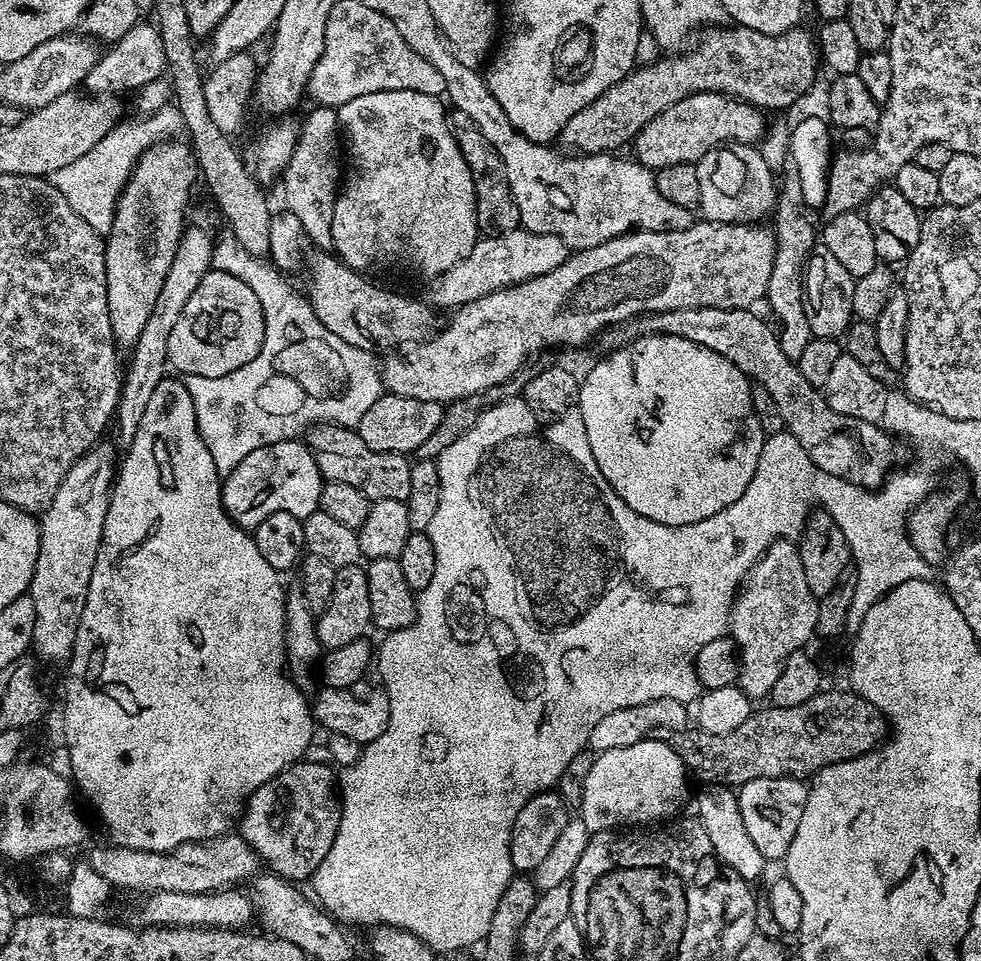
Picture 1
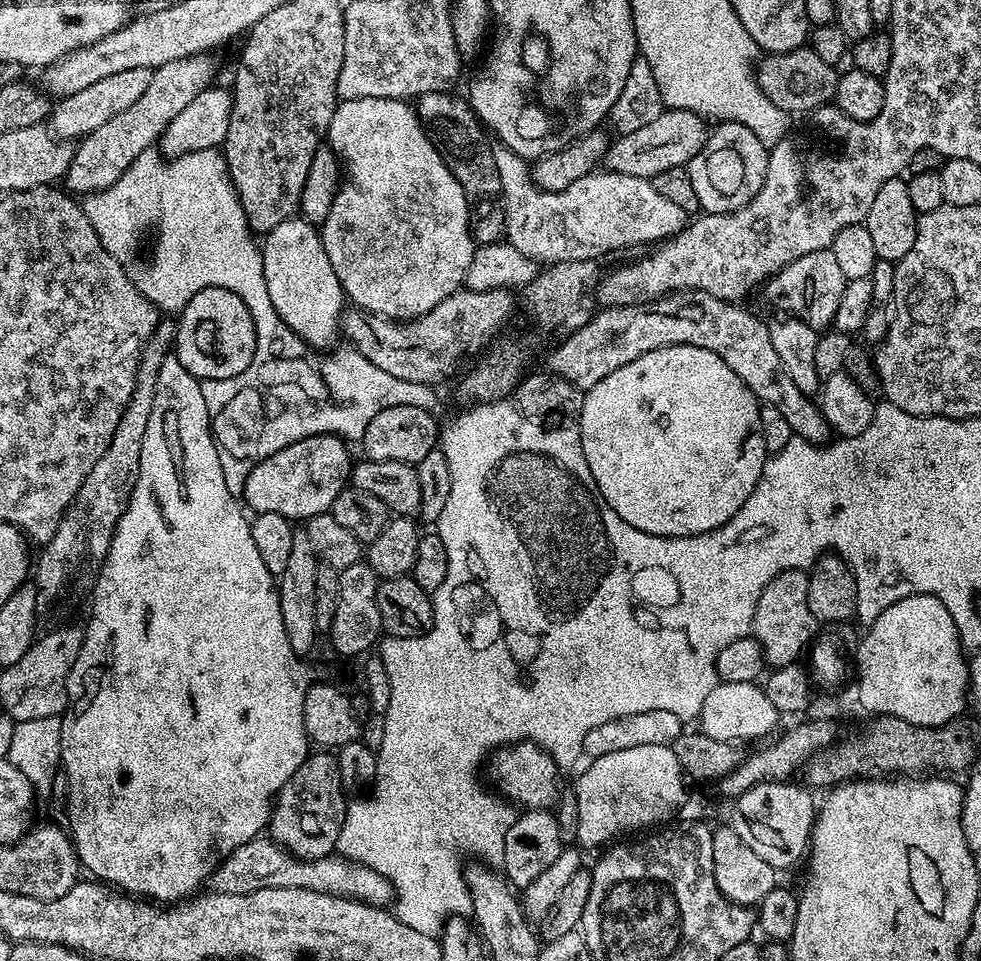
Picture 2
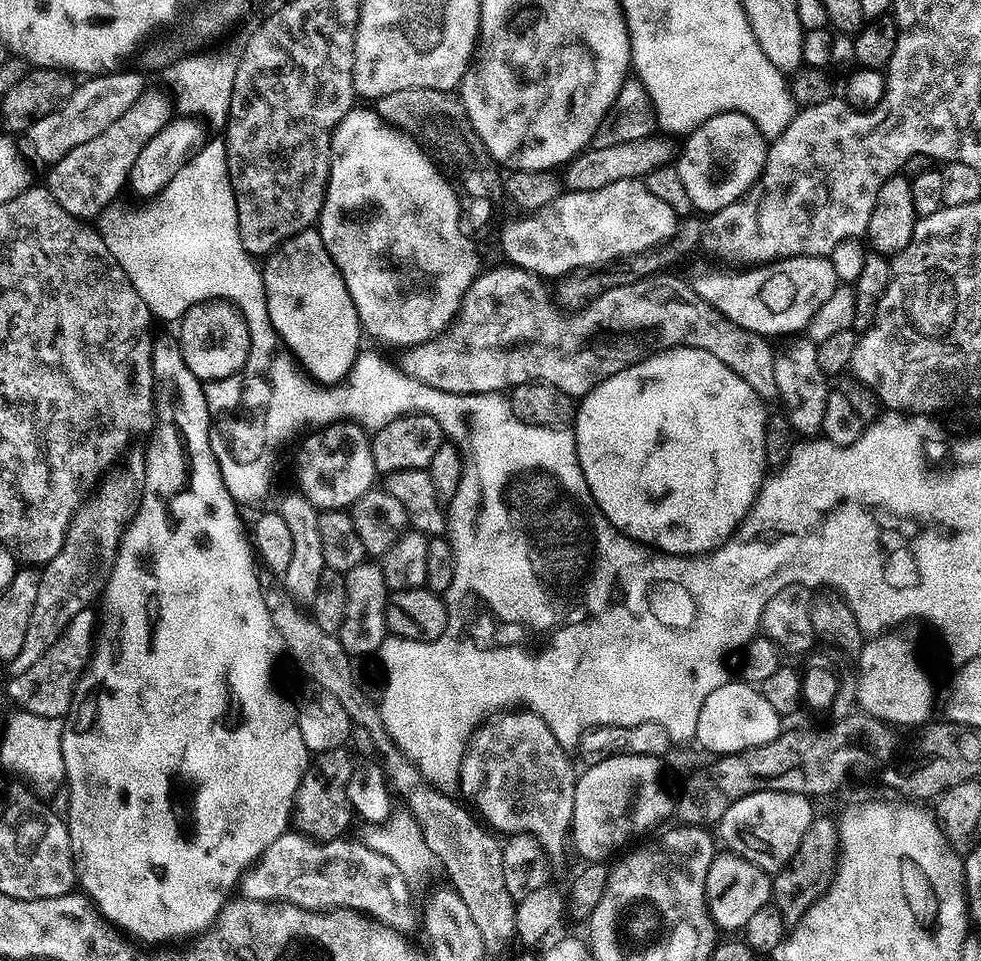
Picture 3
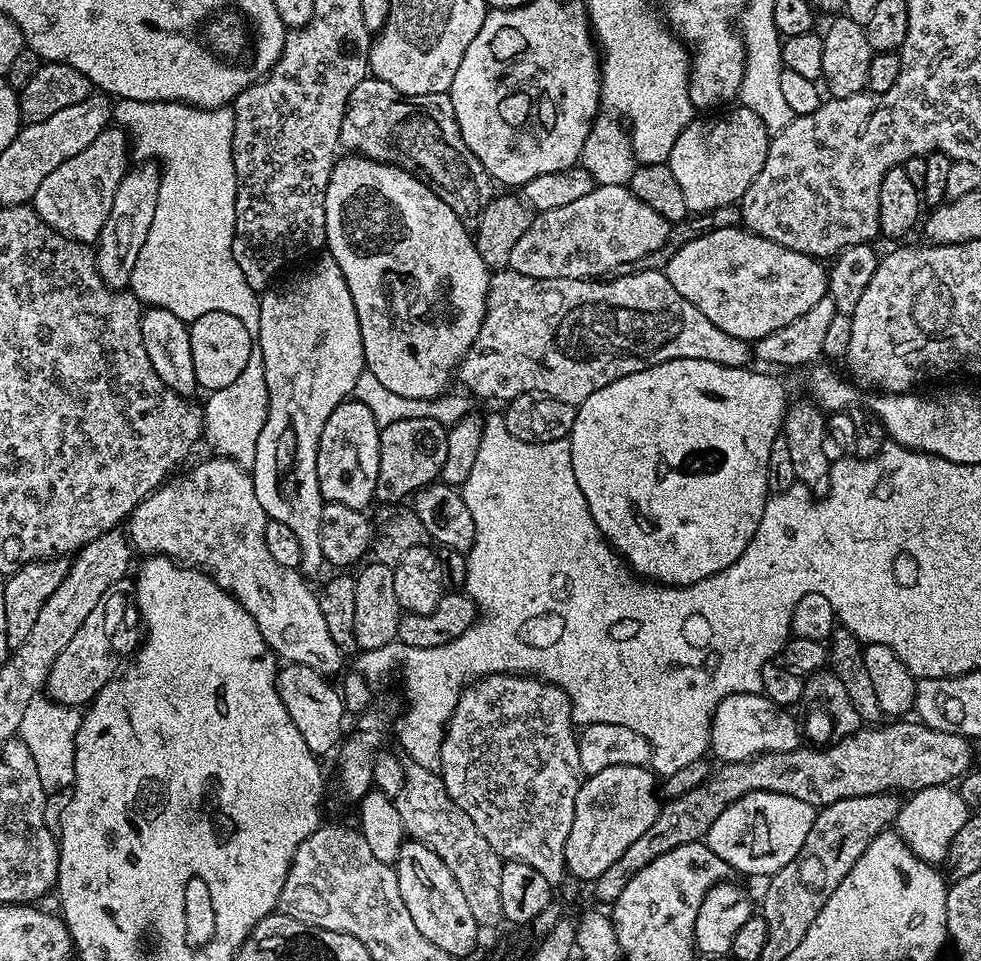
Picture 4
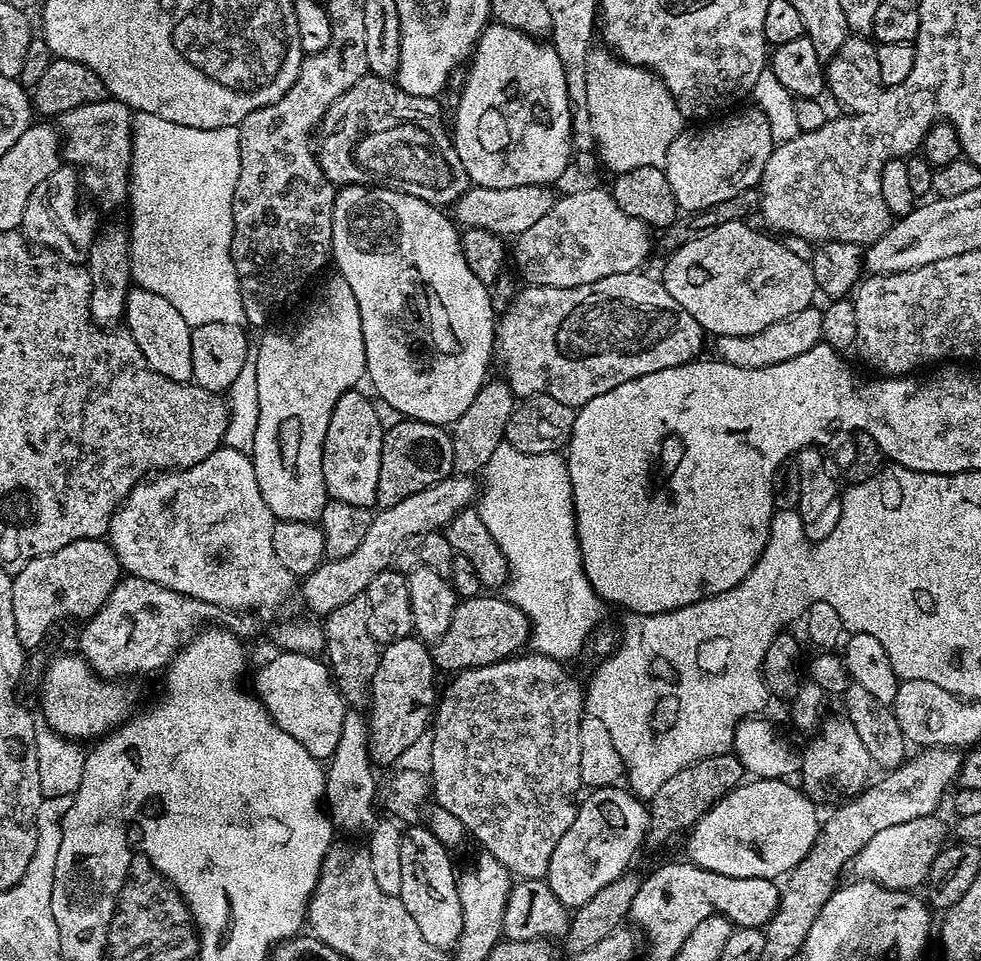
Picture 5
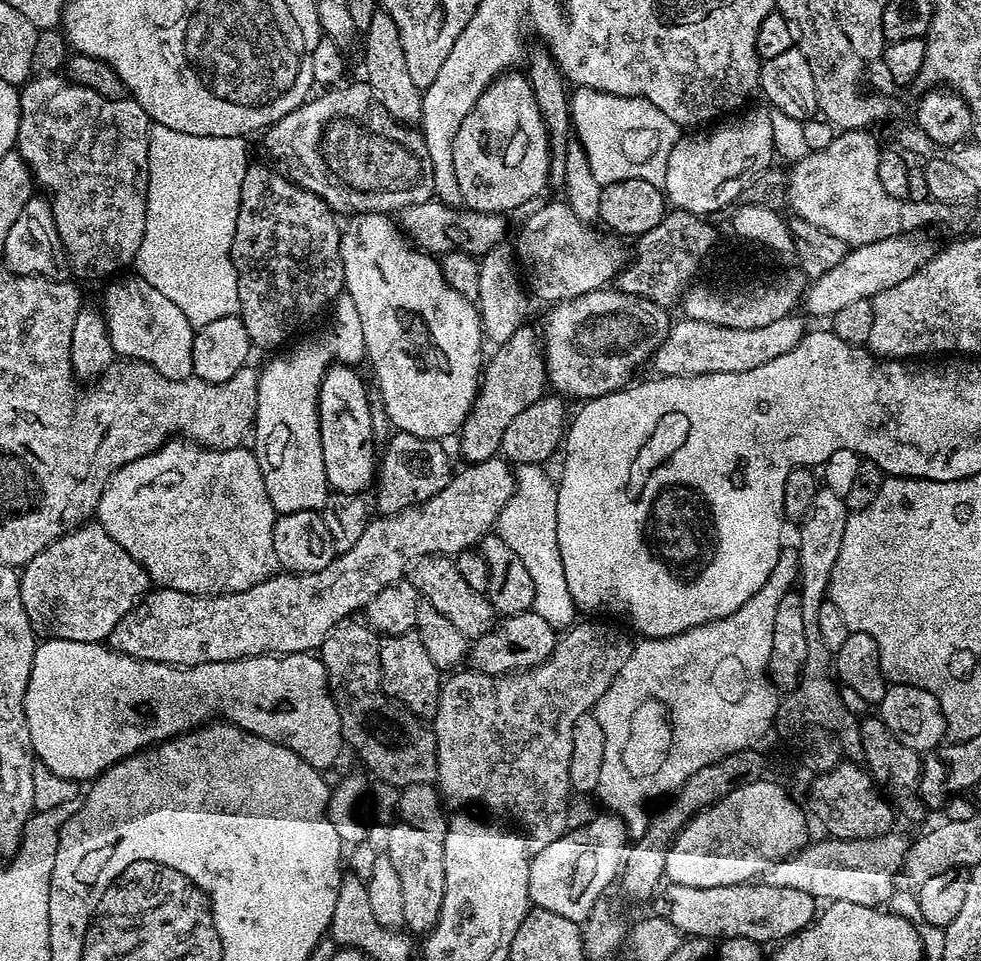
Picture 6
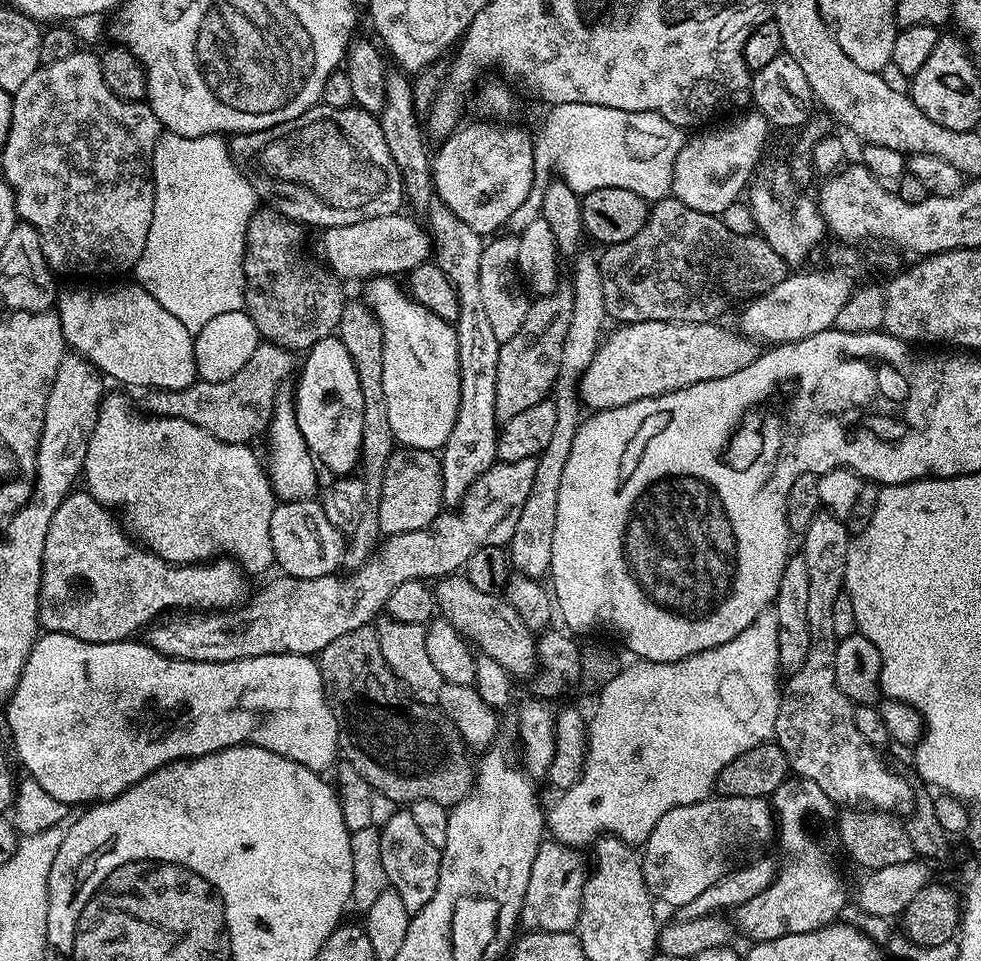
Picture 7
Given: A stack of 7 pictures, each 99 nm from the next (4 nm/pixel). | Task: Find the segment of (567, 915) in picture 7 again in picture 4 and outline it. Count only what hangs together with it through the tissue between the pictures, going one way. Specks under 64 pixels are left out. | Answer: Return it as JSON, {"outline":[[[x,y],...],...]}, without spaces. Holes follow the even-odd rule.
{"outline":[[[616,766],[607,767],[600,773],[587,777],[581,783],[578,790],[578,798],[574,802],[574,826],[570,826],[570,838],[566,838],[566,866],[568,867],[569,877],[576,877],[581,882],[594,882],[602,874],[606,874],[606,870],[610,866],[614,866],[614,862],[618,862],[618,858],[622,858],[622,854],[638,839],[641,834],[646,834],[646,830],[650,830],[650,826],[654,826],[654,818],[660,813],[661,801],[656,801],[656,792],[658,796],[658,780],[654,775],[651,767],[648,766]]]}

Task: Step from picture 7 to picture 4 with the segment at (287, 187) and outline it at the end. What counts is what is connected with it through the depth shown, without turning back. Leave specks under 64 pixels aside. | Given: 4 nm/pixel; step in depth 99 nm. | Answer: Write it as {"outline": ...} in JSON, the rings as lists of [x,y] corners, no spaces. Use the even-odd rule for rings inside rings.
{"outline":[[[375,78],[358,82],[344,111],[340,143],[349,153],[365,152],[371,159],[384,162],[401,152],[409,160],[407,163],[413,169],[418,168],[416,170],[439,192],[442,202],[446,202],[462,221],[475,222],[494,195],[492,177],[462,138],[456,121],[456,103],[448,92],[402,98],[390,82]],[[400,112],[404,113],[400,116]]]}

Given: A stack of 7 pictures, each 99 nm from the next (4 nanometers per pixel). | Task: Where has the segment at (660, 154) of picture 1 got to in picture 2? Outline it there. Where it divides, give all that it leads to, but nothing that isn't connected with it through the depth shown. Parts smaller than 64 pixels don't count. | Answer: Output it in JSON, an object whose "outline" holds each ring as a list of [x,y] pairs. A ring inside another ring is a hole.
{"outline":[[[666,110],[655,118],[654,122],[639,127],[630,133],[619,134],[609,143],[602,161],[603,167],[609,172],[630,174],[634,178],[651,180],[662,174],[662,170],[674,170],[687,166],[693,158],[704,149],[710,131],[705,117],[678,110]]]}

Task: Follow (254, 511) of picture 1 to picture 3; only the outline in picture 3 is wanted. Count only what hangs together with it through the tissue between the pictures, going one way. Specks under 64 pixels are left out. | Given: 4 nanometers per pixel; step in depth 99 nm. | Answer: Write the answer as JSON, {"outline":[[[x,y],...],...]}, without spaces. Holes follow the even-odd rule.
{"outline":[[[341,422],[321,427],[308,435],[303,437],[304,445],[296,456],[296,480],[300,483],[300,495],[317,510],[351,509],[354,501],[371,490],[378,480],[369,433],[358,424]]]}

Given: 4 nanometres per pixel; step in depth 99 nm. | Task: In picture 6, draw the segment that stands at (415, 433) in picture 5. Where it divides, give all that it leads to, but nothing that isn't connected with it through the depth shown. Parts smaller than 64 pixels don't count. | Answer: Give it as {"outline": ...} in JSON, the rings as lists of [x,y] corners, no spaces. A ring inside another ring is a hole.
{"outline":[[[397,431],[389,435],[378,460],[378,487],[375,489],[374,508],[375,511],[377,508],[380,516],[393,516],[415,504],[426,502],[449,484],[454,475],[454,467],[452,468],[452,460],[444,446],[438,440],[418,438],[418,434]]]}

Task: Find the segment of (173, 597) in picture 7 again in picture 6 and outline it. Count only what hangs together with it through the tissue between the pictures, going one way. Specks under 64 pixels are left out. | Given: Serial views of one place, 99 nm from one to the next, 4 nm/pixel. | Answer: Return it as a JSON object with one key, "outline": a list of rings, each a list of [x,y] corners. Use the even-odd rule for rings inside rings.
{"outline":[[[89,522],[81,527],[59,536],[50,546],[46,546],[30,562],[23,565],[20,577],[22,606],[26,606],[26,618],[30,620],[37,637],[46,640],[69,640],[99,644],[107,641],[108,635],[118,626],[134,605],[144,599],[150,588],[146,570],[99,523]]]}

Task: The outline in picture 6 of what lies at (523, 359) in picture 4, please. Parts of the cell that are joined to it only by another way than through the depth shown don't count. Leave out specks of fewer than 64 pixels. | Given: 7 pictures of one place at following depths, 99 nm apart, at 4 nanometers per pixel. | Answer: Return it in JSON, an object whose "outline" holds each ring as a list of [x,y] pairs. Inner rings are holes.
{"outline":[[[605,286],[576,298],[562,300],[549,308],[552,309],[545,314],[542,327],[544,368],[548,372],[548,384],[556,387],[553,389],[561,397],[573,396],[580,400],[576,402],[587,402],[621,391],[635,377],[632,375],[655,356],[658,346],[667,338],[670,327],[669,309],[665,305],[626,294],[616,286]]]}

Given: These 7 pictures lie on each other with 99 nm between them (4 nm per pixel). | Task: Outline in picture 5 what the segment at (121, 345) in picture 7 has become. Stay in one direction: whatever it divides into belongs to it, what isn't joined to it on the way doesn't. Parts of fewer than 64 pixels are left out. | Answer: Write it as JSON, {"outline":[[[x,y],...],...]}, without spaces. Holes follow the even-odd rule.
{"outline":[[[133,287],[128,293],[128,301],[124,304],[123,323],[138,342],[138,350],[150,362],[150,366],[158,374],[171,380],[188,382],[192,380],[192,359],[190,358],[190,338],[192,328],[190,321],[182,318],[174,306],[166,298],[161,298],[145,288]]]}

